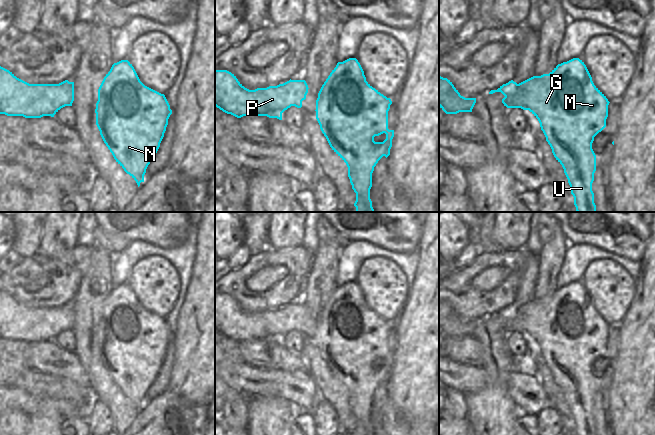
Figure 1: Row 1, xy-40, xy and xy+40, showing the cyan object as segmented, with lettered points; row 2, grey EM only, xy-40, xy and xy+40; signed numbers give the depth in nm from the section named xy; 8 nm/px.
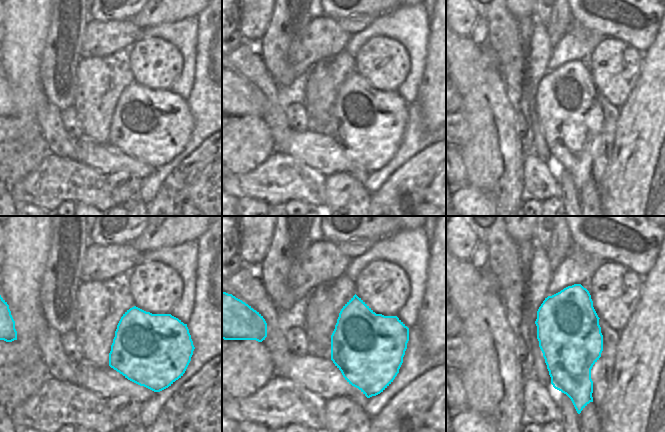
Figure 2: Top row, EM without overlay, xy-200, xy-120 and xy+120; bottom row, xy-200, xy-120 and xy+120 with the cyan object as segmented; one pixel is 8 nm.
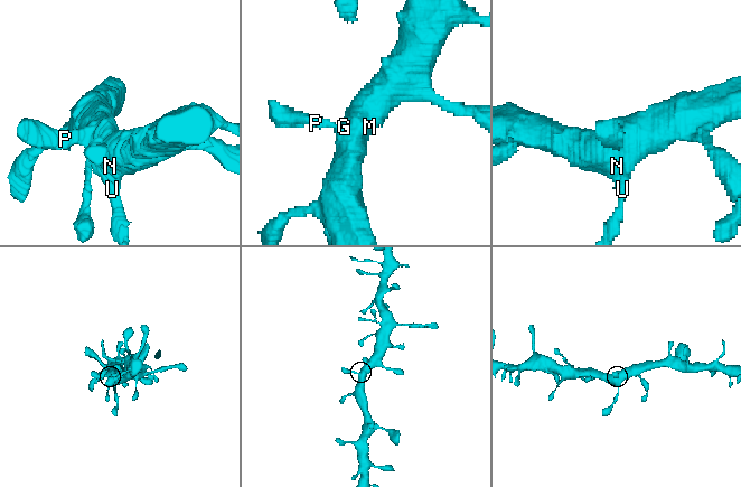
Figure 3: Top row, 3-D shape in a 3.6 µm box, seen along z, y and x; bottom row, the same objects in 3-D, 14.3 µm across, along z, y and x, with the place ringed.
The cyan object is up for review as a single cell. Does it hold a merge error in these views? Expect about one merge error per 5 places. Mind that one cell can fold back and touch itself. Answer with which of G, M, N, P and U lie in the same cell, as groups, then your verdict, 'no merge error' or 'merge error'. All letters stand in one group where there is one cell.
G M N P U; no merge error

